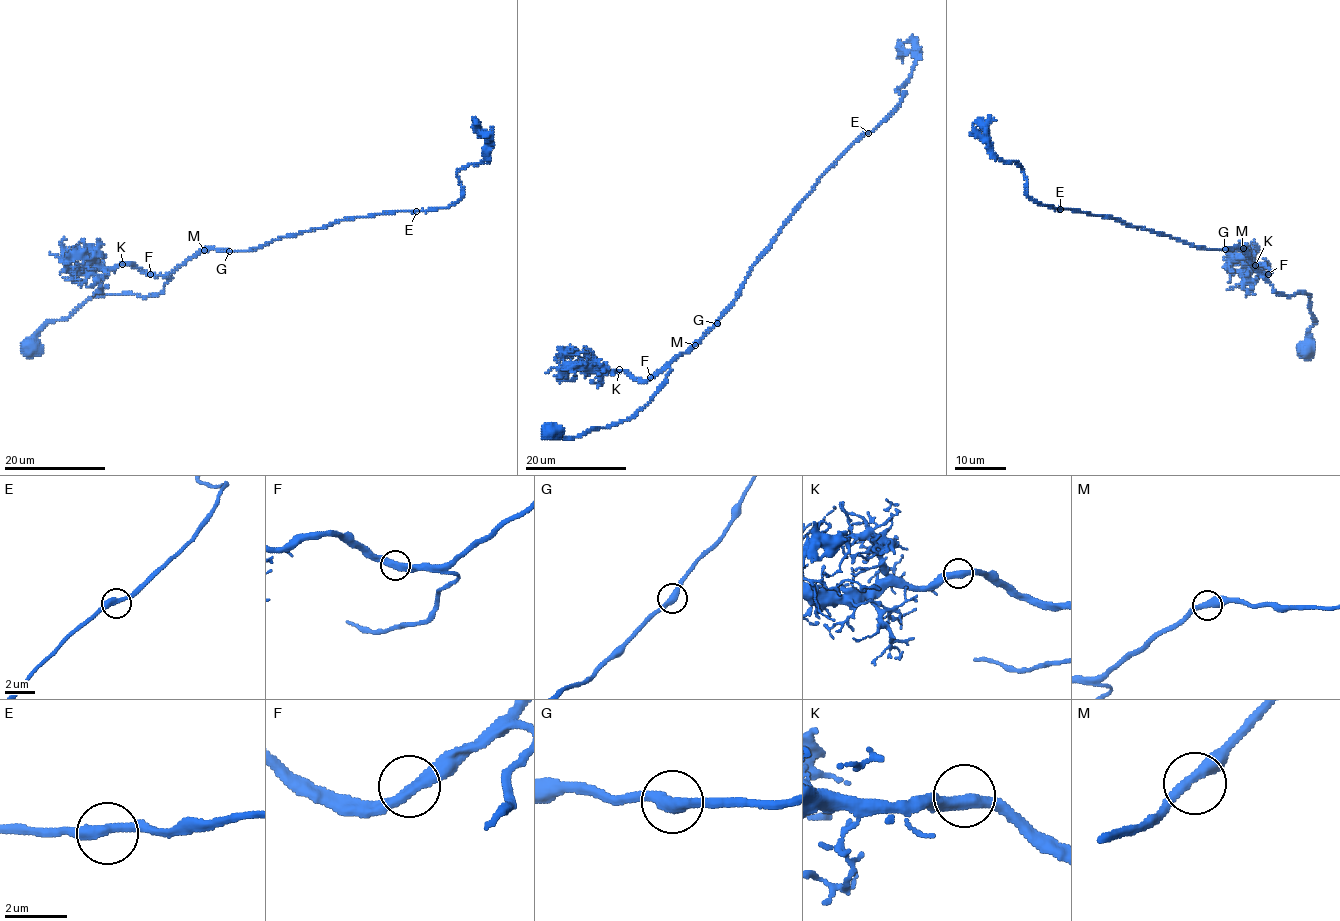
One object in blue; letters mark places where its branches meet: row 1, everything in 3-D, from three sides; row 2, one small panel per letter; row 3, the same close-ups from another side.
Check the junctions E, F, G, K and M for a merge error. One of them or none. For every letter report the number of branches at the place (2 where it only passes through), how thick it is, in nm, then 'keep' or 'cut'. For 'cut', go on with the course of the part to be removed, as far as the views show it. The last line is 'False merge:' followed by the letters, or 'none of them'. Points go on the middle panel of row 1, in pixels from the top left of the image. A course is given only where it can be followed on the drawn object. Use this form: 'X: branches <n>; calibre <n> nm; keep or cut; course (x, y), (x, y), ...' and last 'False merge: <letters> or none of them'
E: branches 2; calibre 360 nm; keep
F: branches 2; calibre 380 nm; keep
G: branches 2; calibre 400 nm; keep
K: branches 2; calibre 400 nm; keep
M: branches 2; calibre 400 nm; keep
False merge: none of them

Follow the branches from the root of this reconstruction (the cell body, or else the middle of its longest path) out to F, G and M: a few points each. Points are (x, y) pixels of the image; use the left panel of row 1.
F: (31, 347), (34, 336), (45, 324), (68, 318), (89, 299), (126, 294), (157, 295), (171, 278), (150, 275)
G: (31, 347), (45, 324), (68, 318), (89, 299), (157, 295), (169, 275), (201, 251), (229, 251)
M: (31, 347), (45, 324), (68, 318), (89, 299), (157, 295), (169, 275), (204, 250)

